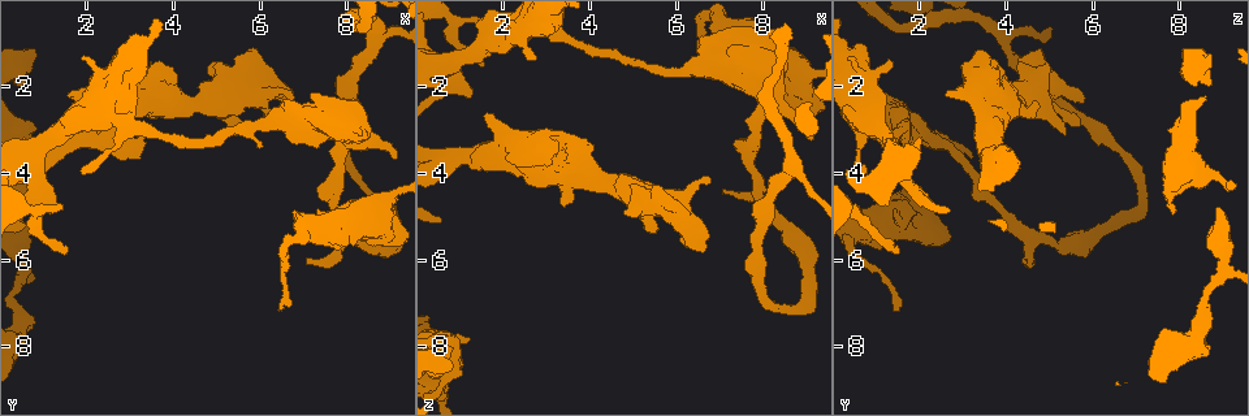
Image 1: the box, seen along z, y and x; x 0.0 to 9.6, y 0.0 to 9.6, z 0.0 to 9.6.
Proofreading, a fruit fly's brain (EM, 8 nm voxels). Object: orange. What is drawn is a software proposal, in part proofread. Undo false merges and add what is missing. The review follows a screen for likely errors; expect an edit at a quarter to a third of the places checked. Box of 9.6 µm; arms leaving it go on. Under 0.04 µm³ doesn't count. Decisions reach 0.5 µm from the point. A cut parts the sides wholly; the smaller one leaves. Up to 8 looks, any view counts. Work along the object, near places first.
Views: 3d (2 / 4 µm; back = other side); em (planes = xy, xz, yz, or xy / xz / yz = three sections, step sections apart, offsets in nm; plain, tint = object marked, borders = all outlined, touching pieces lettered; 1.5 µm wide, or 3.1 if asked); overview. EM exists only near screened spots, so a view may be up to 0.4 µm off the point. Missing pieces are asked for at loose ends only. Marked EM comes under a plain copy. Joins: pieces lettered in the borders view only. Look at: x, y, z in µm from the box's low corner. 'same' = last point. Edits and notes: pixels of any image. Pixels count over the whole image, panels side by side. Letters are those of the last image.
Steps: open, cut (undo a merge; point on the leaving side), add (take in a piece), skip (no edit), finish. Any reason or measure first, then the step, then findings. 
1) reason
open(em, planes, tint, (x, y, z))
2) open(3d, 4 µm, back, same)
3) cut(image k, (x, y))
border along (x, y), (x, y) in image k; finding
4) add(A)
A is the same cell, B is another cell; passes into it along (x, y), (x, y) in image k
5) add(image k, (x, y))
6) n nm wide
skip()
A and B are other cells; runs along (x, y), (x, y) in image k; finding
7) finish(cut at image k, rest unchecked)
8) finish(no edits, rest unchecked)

calibre changes
open(3d, 2 µm, (6.55, 2.75, 1.55))

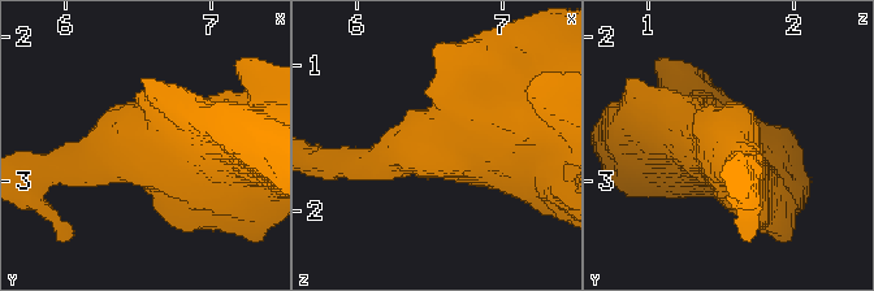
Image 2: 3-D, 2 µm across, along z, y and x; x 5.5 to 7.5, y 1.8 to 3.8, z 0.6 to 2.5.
arms of 220, 600 nm
open(em, planes, borders, (6.52, 2.80, 1.54))

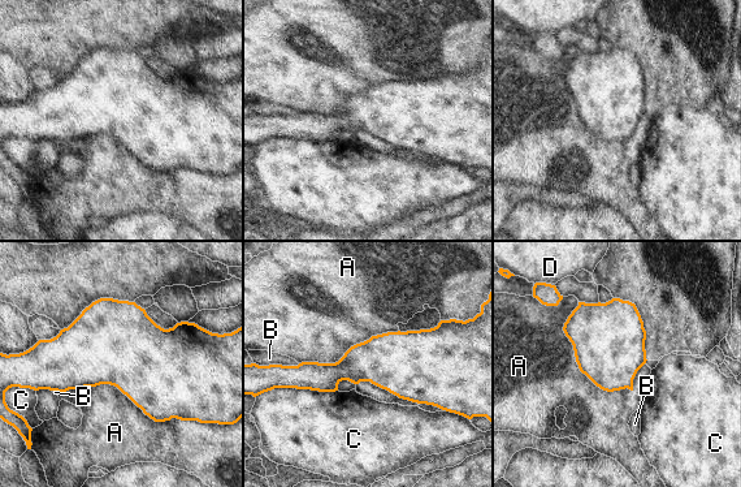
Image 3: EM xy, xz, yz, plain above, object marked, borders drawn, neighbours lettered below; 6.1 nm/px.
skip()
A, B, C and D are other cells; border along (577, 302), (577, 367), (632, 391) in image 3; all the same neuron

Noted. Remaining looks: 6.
an open end
open(em, xz, step 8, borders, (6.70, 2.25, 4.05))

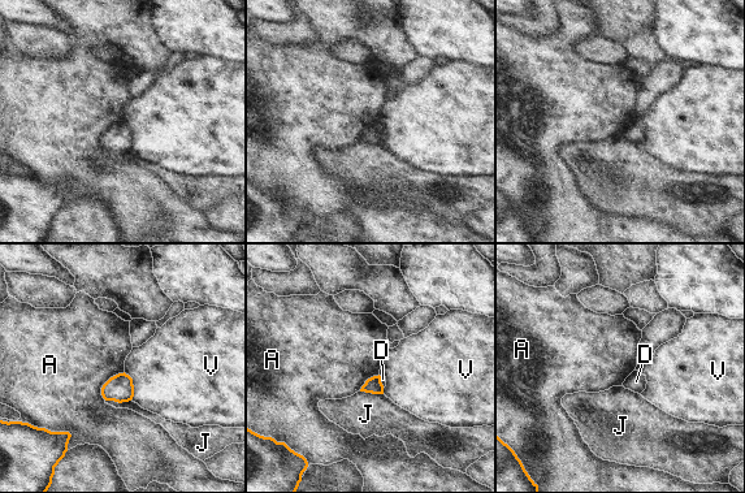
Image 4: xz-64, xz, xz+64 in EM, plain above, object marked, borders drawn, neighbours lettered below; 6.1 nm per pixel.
open(em, xy, step 8, borders, same)

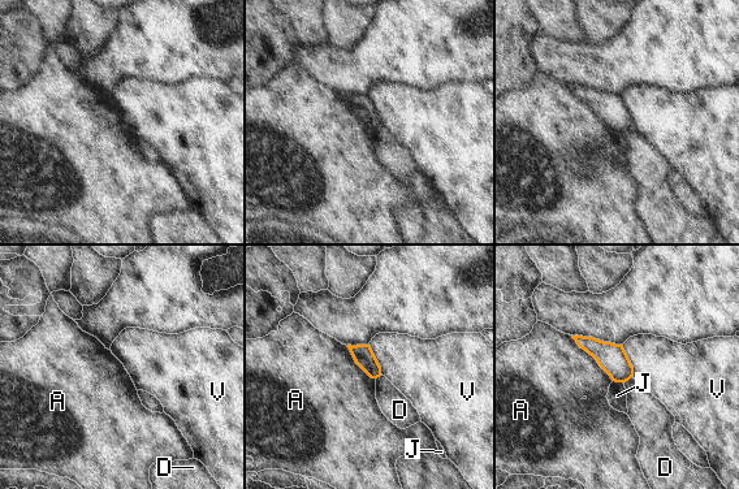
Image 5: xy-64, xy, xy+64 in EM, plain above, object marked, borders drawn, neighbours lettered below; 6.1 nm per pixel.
skip()
A, D, J and V are other cells; border along (571, 336), (613, 380) in image 5; no lettered piece goes on from it

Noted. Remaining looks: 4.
stops while still wide
open(em, planes, borders, (3.55, 2.65, 4.75))

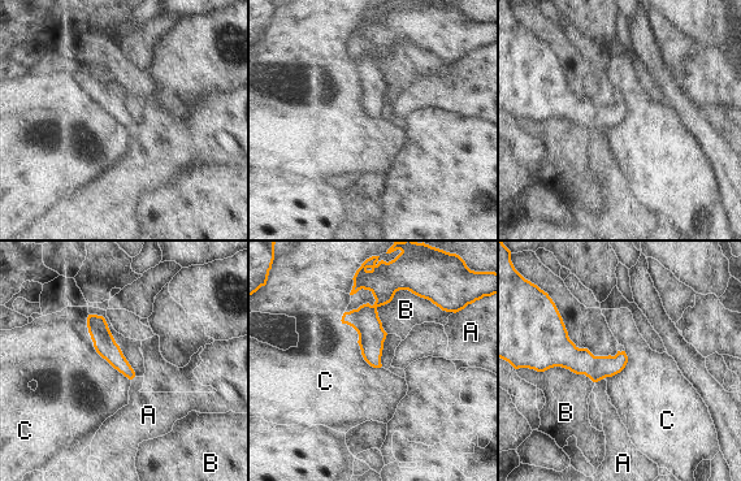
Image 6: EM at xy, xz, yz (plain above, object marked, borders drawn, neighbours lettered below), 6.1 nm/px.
skip()
A, B and C are other cells; no lettered piece goes on from it

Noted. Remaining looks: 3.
finish(no edits, rest unchecked)

